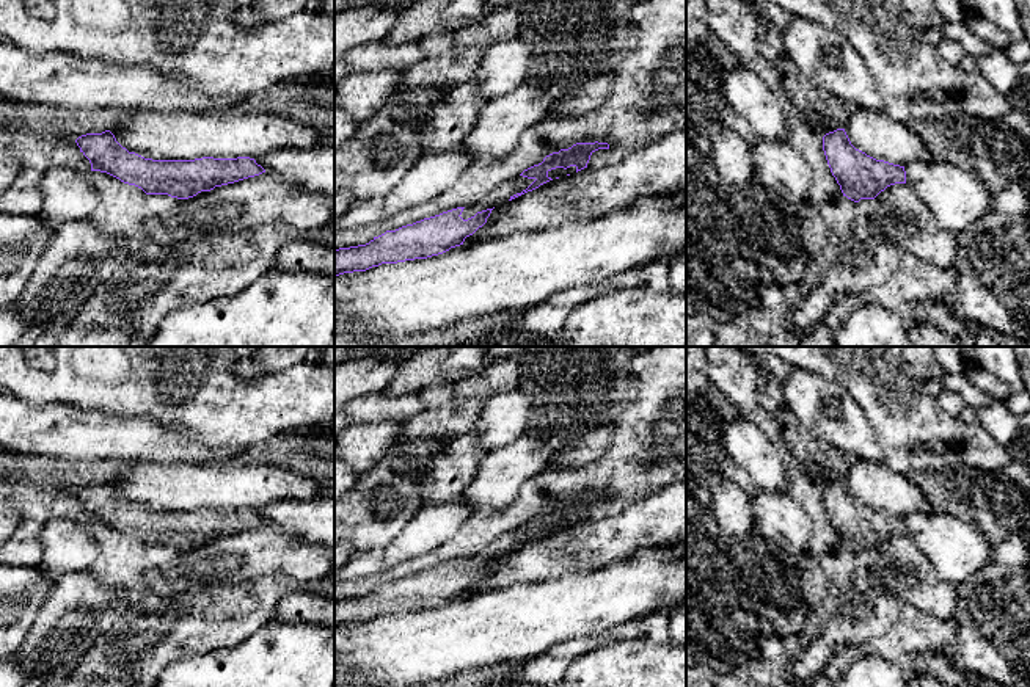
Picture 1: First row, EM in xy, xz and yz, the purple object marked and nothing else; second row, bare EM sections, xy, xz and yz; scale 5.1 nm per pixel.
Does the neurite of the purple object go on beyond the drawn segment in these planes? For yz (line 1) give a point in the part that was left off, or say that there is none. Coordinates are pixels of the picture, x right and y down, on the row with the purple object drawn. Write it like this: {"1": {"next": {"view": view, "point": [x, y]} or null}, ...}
{"1": {"next": null}}

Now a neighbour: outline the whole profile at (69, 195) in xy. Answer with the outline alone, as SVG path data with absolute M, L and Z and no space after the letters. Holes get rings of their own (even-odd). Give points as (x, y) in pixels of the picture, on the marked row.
M50 168L41 174L38 187L44 202L36 216L53 229L69 221L89 218L100 201L93 185L93 171Z

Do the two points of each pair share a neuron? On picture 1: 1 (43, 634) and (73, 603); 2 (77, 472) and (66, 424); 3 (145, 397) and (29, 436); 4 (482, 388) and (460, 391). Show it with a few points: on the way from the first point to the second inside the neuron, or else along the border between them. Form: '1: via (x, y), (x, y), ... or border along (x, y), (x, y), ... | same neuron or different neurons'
1: via (51, 626), (66, 610) | same neuron
2: border along (38, 455), (110, 463) | different neurons
3: border along (66, 402), (76, 407), (138, 418) | different neurons
4: via (478, 388), (465, 388) | same neuron

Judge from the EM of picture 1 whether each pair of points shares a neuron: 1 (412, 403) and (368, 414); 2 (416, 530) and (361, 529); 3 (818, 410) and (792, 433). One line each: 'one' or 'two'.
1: one
2: two
3: two

